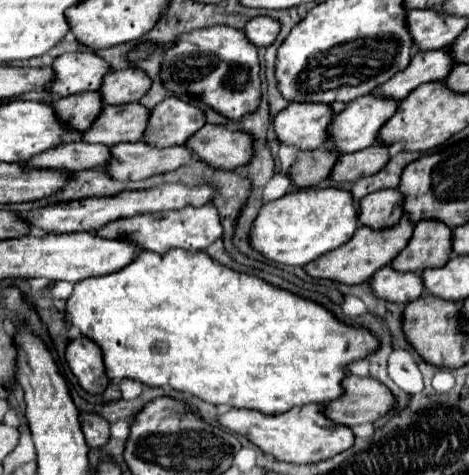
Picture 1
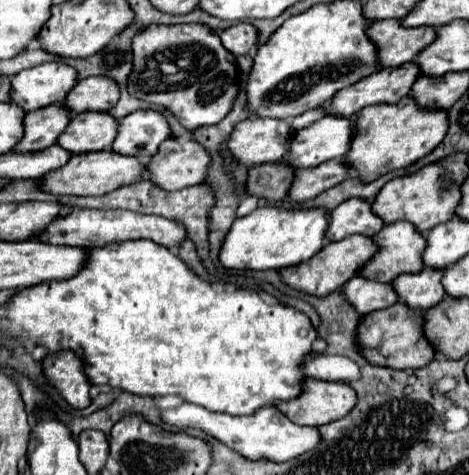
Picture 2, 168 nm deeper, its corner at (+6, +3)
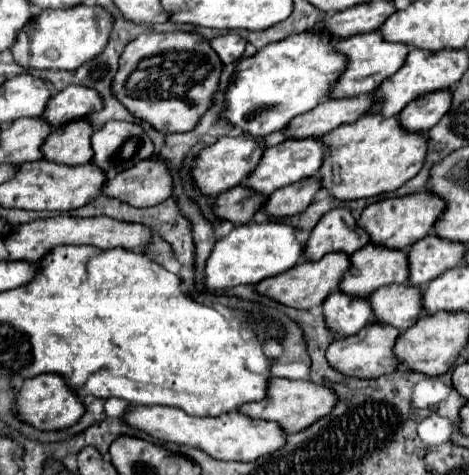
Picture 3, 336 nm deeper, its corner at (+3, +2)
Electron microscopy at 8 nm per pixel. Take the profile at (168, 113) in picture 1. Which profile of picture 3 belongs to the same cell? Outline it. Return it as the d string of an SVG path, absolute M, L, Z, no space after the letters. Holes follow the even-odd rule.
M107 122L93 134L91 142L95 150L93 162L103 168L109 178L153 156L153 140L137 122Z

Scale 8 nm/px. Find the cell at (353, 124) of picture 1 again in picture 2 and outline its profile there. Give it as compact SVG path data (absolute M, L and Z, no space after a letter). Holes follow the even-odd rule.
M322 117L292 135L290 155L280 163L288 163L292 169L308 169L330 159L340 159L348 153L352 135L354 119Z

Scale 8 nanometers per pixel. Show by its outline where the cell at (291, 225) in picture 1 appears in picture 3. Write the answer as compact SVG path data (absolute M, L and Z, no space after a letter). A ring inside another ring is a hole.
M249 222L235 226L231 234L217 240L207 266L205 284L207 288L231 288L239 284L257 284L265 278L291 270L303 260L305 242L297 240L297 228L285 222Z

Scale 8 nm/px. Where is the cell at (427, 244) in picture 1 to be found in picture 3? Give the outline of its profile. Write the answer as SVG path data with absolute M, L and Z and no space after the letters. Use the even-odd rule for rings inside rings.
M367 244L351 254L351 270L343 276L339 290L351 296L369 296L381 286L405 284L409 278L409 256L381 244Z

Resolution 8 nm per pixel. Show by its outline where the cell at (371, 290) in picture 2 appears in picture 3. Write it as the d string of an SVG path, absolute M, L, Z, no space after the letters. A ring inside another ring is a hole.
M335 290L323 302L323 314L329 328L343 336L351 336L373 320L373 306L367 298L349 296L341 290Z

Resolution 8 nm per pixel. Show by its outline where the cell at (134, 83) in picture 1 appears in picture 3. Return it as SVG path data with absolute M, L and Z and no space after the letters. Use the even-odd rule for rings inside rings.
M67 86L49 100L43 118L53 128L57 128L71 120L89 118L93 112L101 108L103 108L103 98L99 96L97 90L87 86Z

